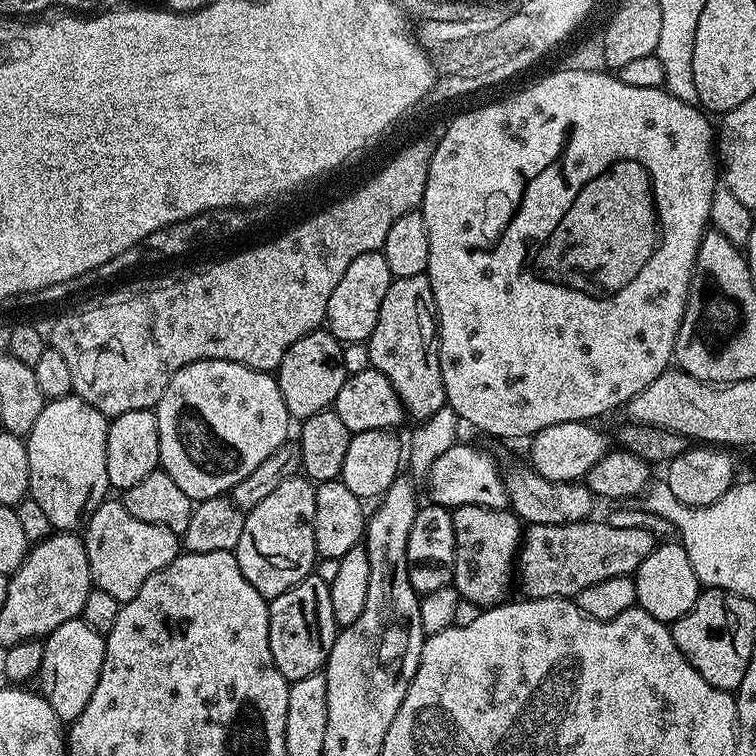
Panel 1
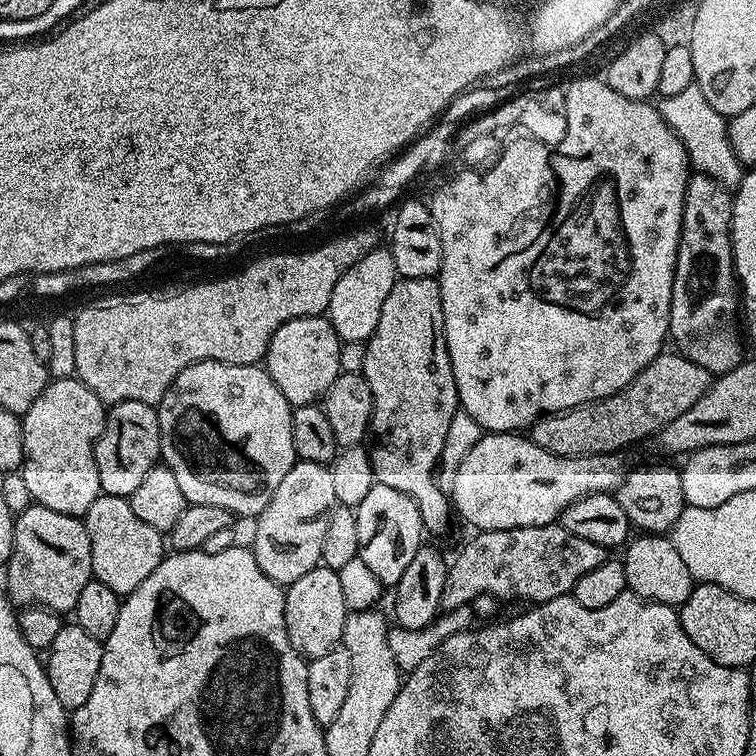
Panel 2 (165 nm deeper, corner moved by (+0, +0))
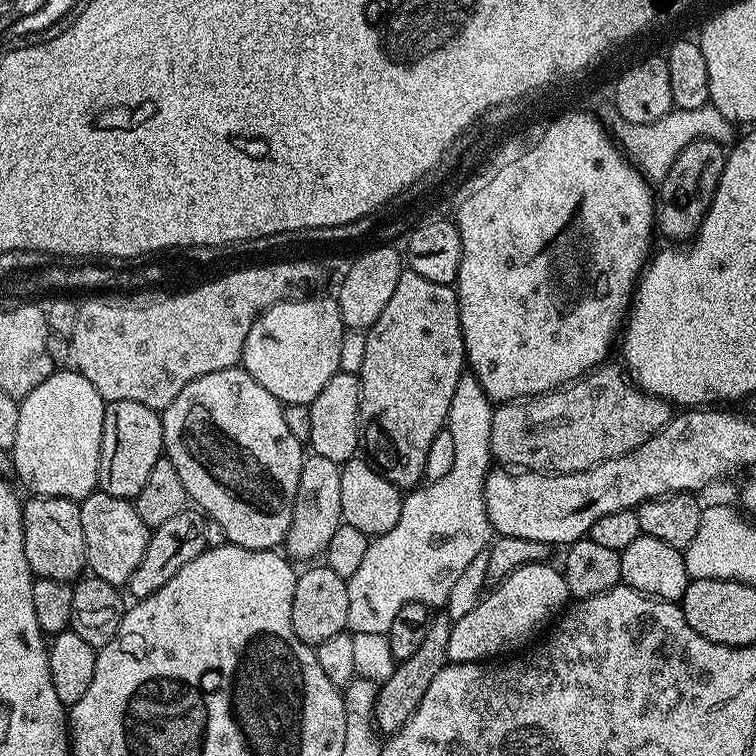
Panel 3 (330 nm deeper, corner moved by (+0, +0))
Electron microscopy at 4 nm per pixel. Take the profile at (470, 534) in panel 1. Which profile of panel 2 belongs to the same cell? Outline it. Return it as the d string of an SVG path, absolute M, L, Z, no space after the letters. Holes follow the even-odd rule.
M427 276L426 278L400 278L397 279L394 290L390 290L390 295L386 297L386 303L382 305L382 318L378 318L378 330L374 330L374 334L364 344L364 371L363 376L370 386L370 394L372 395L372 423L370 425L371 435L376 435L376 440L380 445L376 449L371 449L370 457L372 461L372 472L375 476L375 483L382 486L394 487L408 495L417 503L418 510L421 511L422 522L424 523L425 533L440 532L448 524L448 515L453 515L454 509L450 503L450 496L447 491L444 492L436 485L436 480L432 475L437 475L440 455L442 454L442 446L446 442L446 433L450 430L450 418L454 418L454 414L460 408L460 399L458 398L458 390L454 382L454 370L450 362L450 354L446 346L446 338L444 337L444 323L442 322L442 294L440 293L439 279Z

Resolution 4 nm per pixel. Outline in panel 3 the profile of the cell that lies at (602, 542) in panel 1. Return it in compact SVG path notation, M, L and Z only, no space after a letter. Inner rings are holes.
M433 615L428 621L428 630L426 638L422 638L422 646L418 646L418 651L413 657L399 661L394 674L390 674L390 678L386 678L386 682L377 687L374 723L381 733L397 732L412 717L414 710L418 710L418 702L422 702L422 698L426 698L426 690L430 687L430 682L434 682L438 670L442 670L444 665L449 663L449 627L450 621L447 615Z

